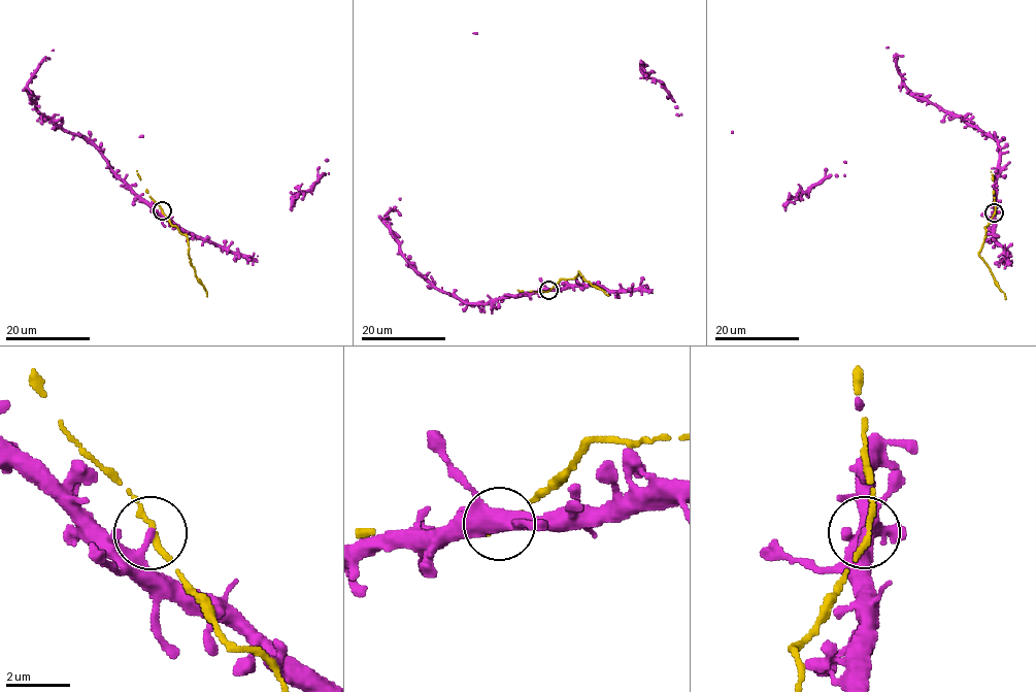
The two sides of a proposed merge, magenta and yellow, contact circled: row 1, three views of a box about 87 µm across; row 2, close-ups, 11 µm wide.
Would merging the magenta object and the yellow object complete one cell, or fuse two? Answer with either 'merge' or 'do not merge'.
do not merge

